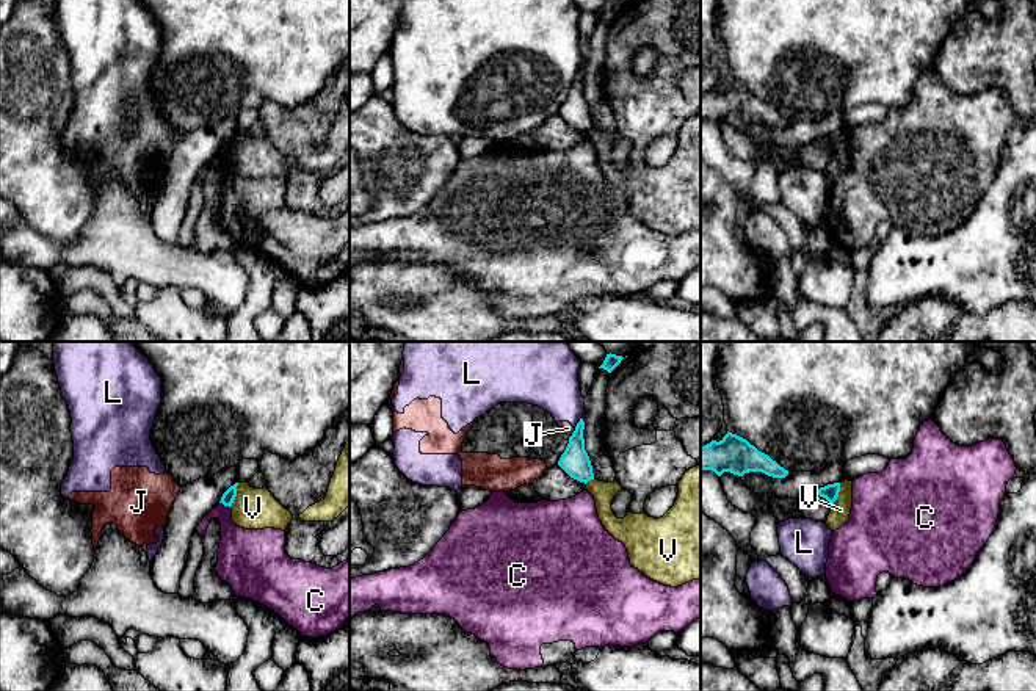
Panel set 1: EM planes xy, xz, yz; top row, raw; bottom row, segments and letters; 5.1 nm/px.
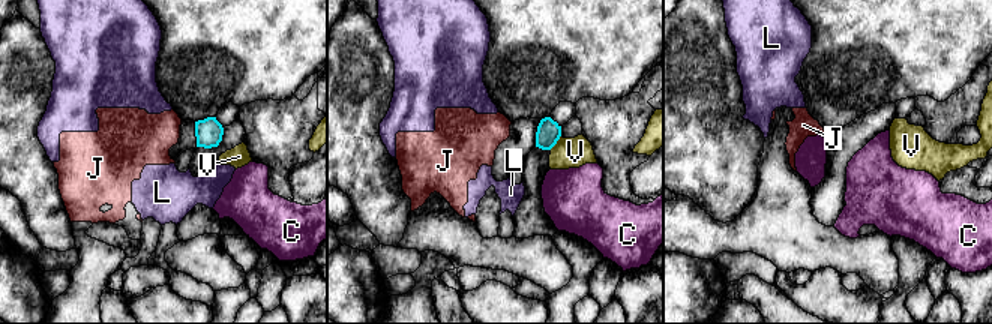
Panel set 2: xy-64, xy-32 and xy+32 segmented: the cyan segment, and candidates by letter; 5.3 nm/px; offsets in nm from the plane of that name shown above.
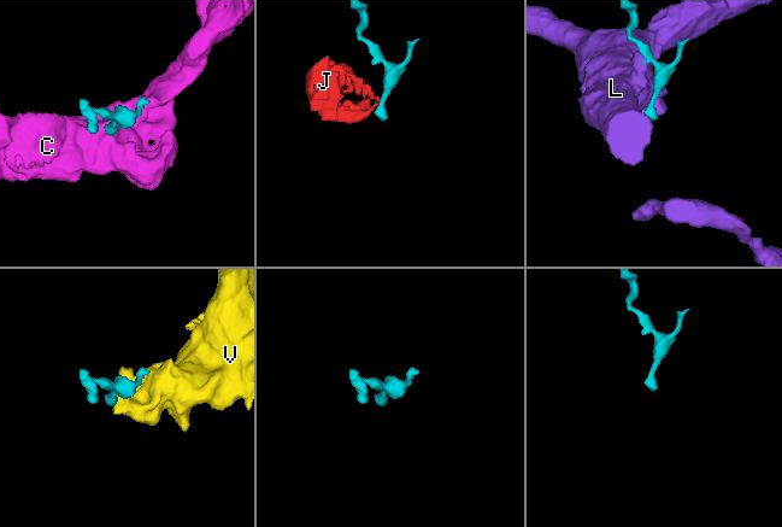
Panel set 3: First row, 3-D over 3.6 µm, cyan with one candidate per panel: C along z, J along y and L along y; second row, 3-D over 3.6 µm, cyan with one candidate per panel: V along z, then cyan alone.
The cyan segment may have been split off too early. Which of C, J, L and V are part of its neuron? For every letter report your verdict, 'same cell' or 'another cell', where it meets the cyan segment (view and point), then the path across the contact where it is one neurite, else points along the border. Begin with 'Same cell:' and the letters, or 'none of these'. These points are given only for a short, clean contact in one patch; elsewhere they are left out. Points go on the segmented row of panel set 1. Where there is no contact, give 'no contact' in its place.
Same cell: none of these
C: another cell; contact xy (224, 505); border xy (220, 502), (229, 508)
J: another cell; contact xz (572, 433); border xz (575, 428), (571, 436)
L: another cell; contact xz (579, 422); border xz (580, 417), (574, 426)
V: another cell; contact xy (235, 495); border xy (239, 483), (235, 499), (229, 506)

